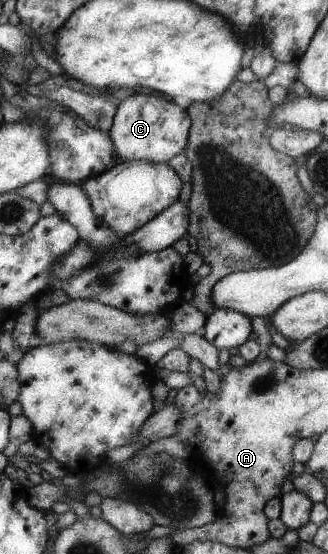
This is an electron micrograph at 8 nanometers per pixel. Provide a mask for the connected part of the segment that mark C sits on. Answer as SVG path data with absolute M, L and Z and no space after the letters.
M136 95L119 104L110 135L115 141L116 154L125 161L145 159L151 164L166 163L188 146L192 118L187 104L169 102L151 95Z

